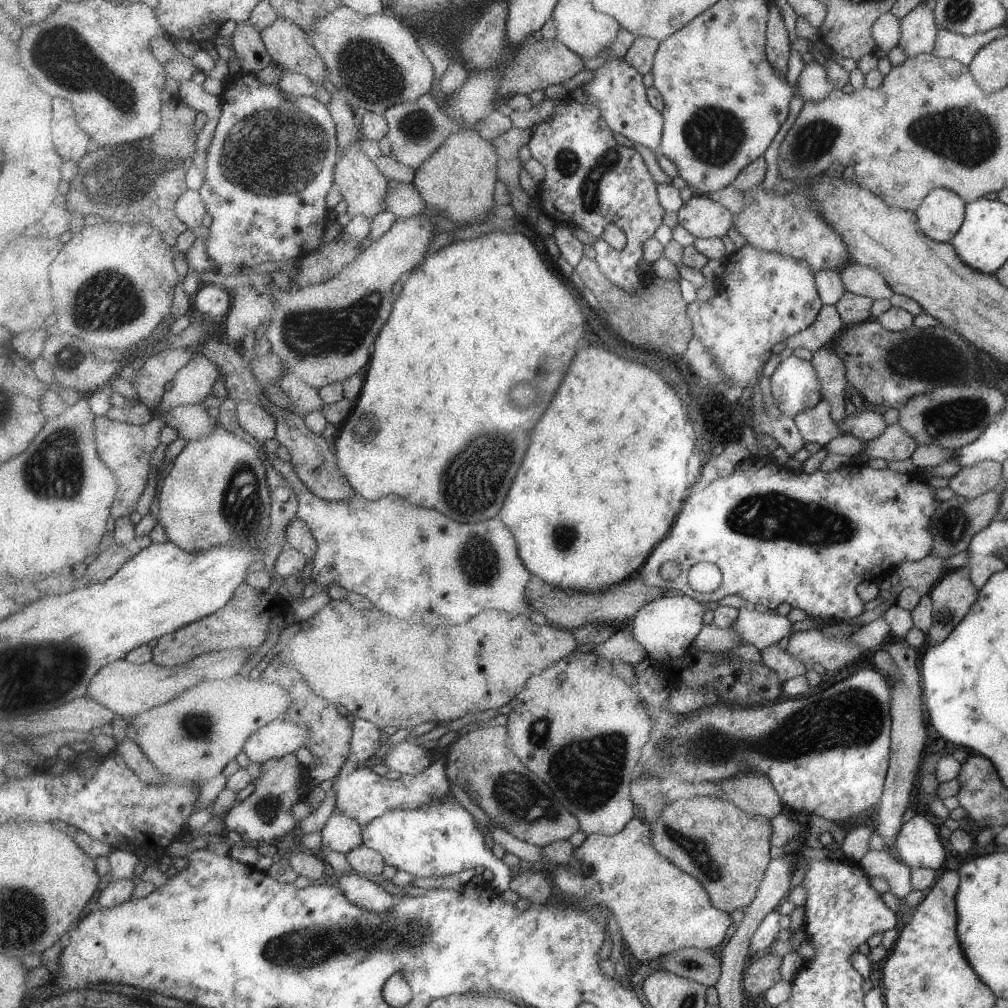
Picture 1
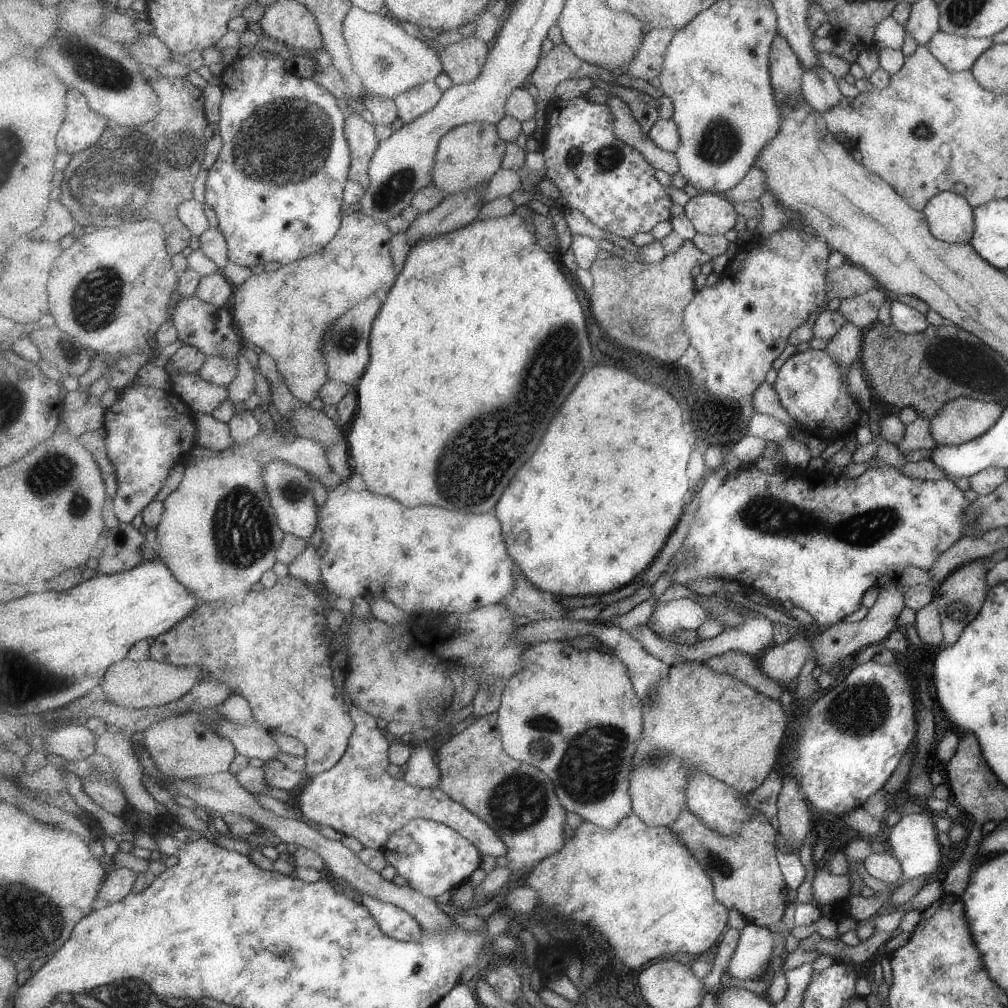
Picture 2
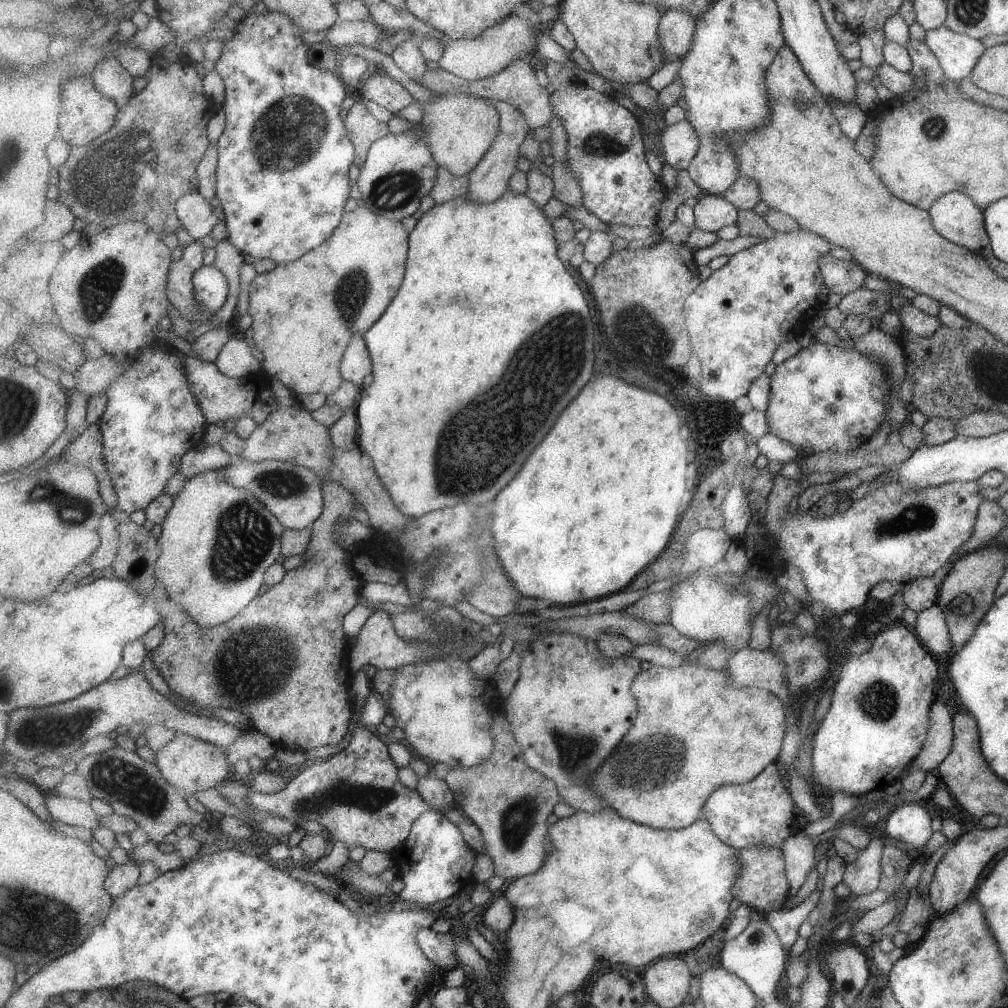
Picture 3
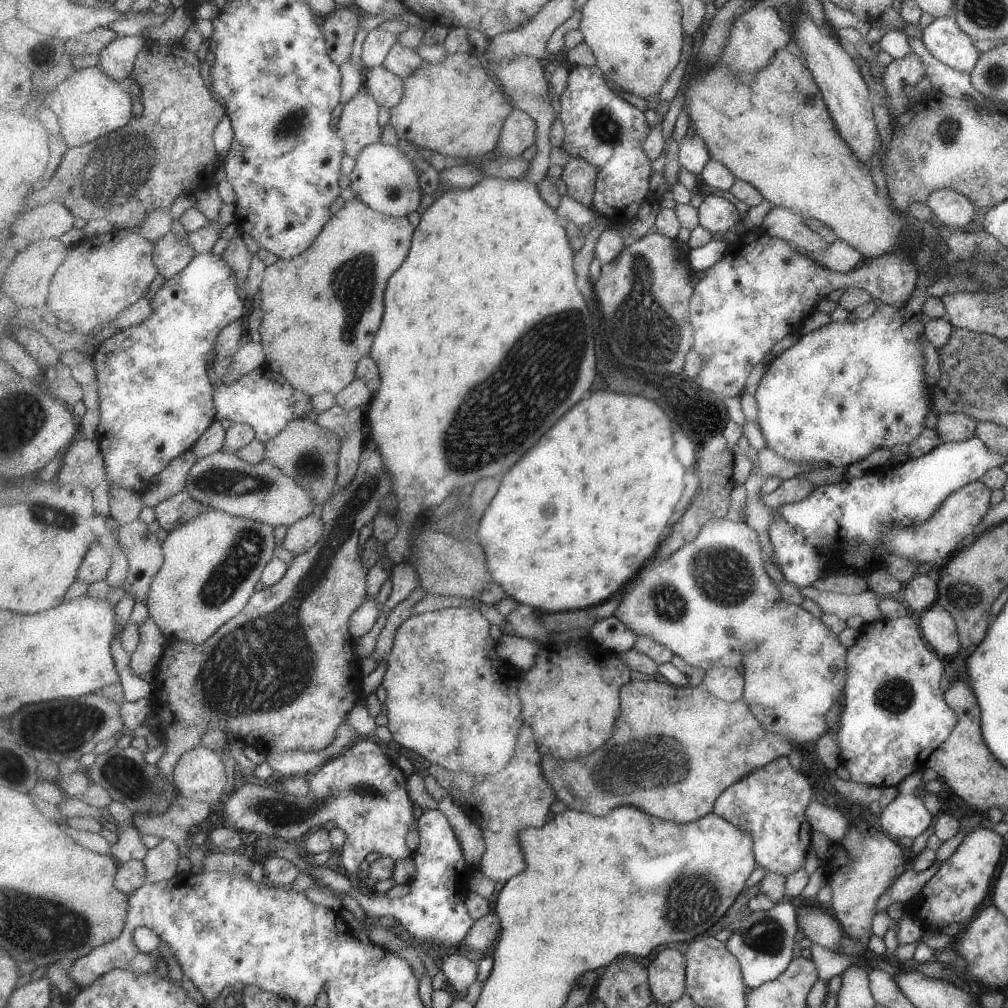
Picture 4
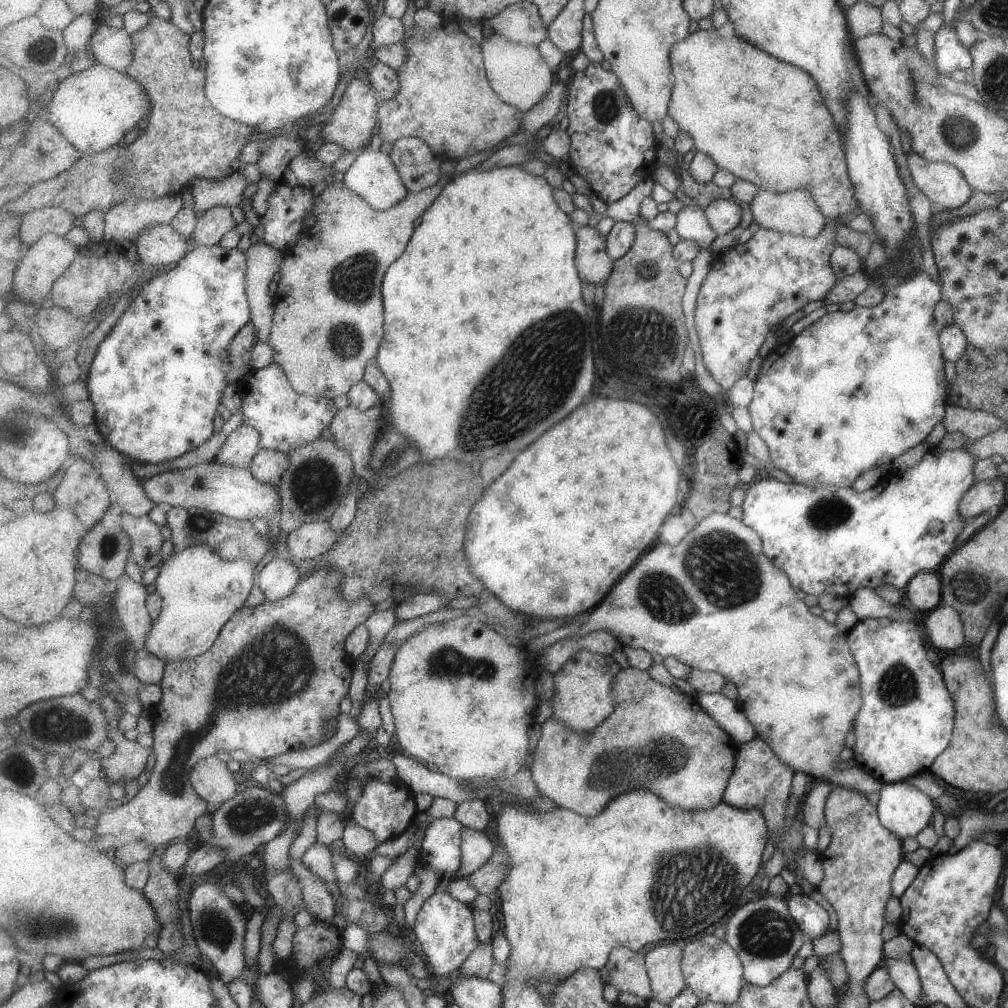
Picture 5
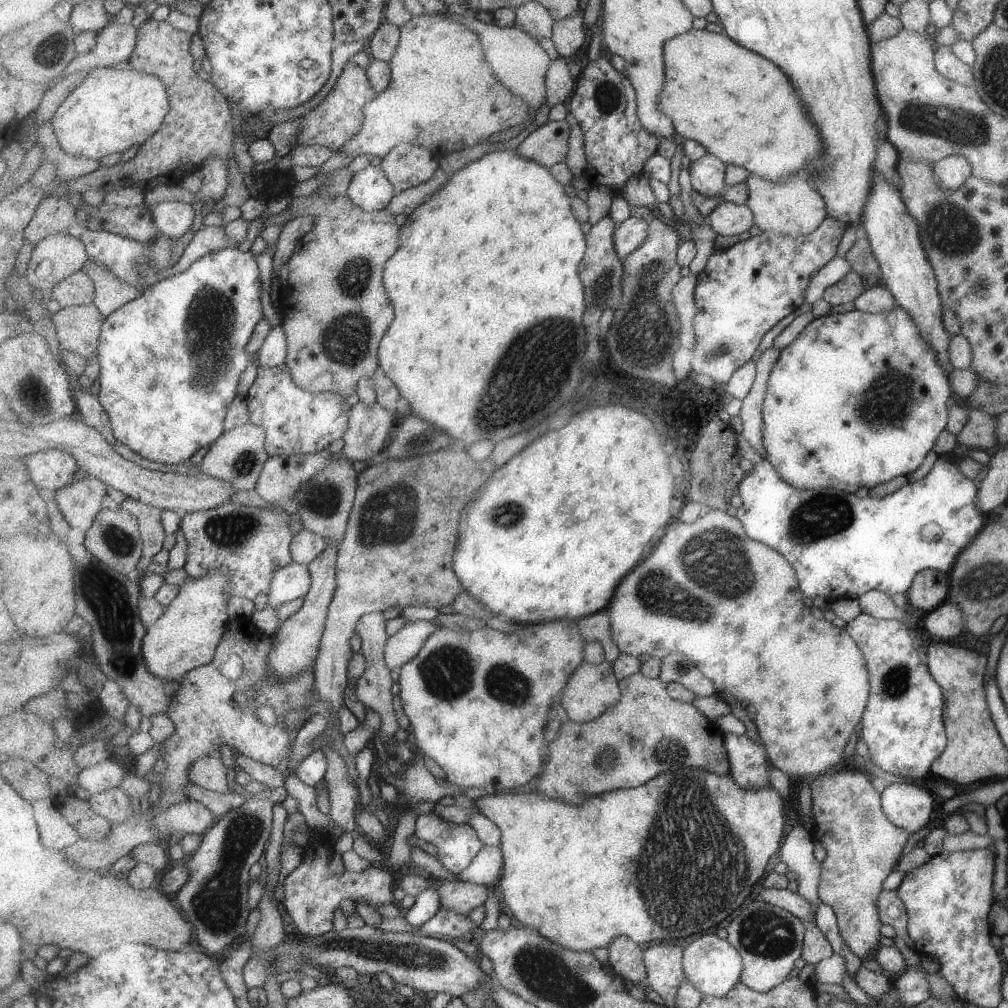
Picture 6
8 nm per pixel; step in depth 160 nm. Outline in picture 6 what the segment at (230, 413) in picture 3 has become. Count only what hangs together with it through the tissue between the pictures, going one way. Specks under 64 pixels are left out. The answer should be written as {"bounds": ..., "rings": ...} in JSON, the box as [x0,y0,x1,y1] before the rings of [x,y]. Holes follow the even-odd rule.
{"bounds":[247,363,352,457],"rings":[[[285,363],[278,367],[258,366],[257,377],[249,389],[247,399],[253,416],[251,421],[267,431],[266,449],[271,457],[321,452],[337,438],[343,439],[350,423],[352,406],[344,396],[334,392],[314,393],[299,388],[292,376],[291,367]]]}

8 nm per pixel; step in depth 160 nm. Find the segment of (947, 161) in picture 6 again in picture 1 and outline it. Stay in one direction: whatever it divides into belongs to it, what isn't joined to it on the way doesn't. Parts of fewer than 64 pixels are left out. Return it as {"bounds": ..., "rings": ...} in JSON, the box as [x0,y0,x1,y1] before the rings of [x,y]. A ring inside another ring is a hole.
{"bounds":[914,188,966,243],"rings":[[[934,188],[914,210],[919,230],[931,240],[949,243],[965,219],[966,203],[952,190]]]}

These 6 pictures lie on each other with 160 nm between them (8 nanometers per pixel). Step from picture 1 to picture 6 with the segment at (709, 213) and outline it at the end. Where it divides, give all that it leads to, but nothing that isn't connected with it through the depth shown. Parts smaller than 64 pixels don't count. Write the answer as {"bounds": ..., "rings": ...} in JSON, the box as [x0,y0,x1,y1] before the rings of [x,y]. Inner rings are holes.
{"bounds":[709,201,755,237],"rings":[[[724,201],[709,216],[710,224],[718,235],[727,237],[743,234],[755,226],[755,216],[748,205]]]}

